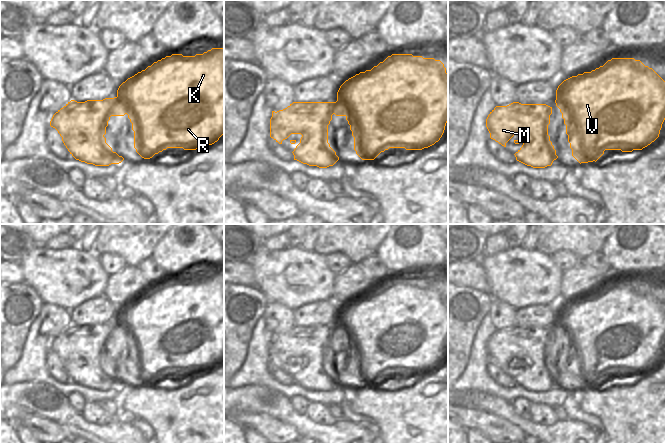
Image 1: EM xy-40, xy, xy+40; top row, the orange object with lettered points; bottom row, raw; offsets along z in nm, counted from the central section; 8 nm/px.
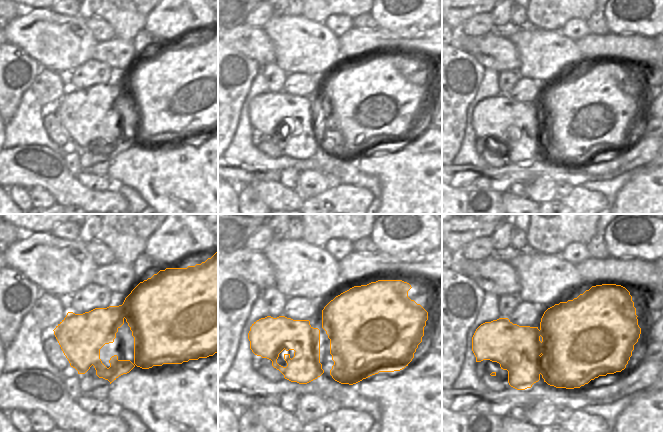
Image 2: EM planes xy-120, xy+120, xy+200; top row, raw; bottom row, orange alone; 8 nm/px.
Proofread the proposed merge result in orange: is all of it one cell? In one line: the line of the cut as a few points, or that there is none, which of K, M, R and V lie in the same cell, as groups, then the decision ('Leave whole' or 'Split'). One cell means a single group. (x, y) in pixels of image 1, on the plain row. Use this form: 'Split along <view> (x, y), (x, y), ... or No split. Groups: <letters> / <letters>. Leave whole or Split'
No split. Groups: K M R V. Leave whole.

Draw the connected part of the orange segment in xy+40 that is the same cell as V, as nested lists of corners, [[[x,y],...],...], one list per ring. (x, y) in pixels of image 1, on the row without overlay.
[[[612,282],[603,290],[564,304],[556,314],[556,330],[562,337],[572,380],[581,388],[597,385],[605,374],[632,376],[654,366],[665,344],[665,305],[640,284]]]

